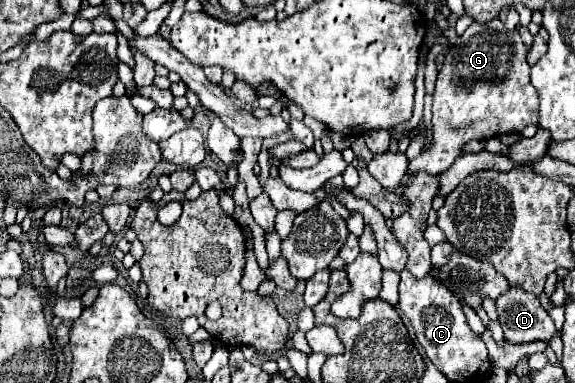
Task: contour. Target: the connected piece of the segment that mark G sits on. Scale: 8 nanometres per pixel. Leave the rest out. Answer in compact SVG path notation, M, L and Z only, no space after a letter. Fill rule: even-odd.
M499 18L485 24L473 22L465 34L457 38L457 44L445 54L445 64L435 82L433 146L409 162L403 182L417 170L425 170L433 176L445 172L471 138L487 140L493 136L493 130L521 132L525 126L537 124L539 96L531 84L525 56L527 48L519 32L507 30Z

